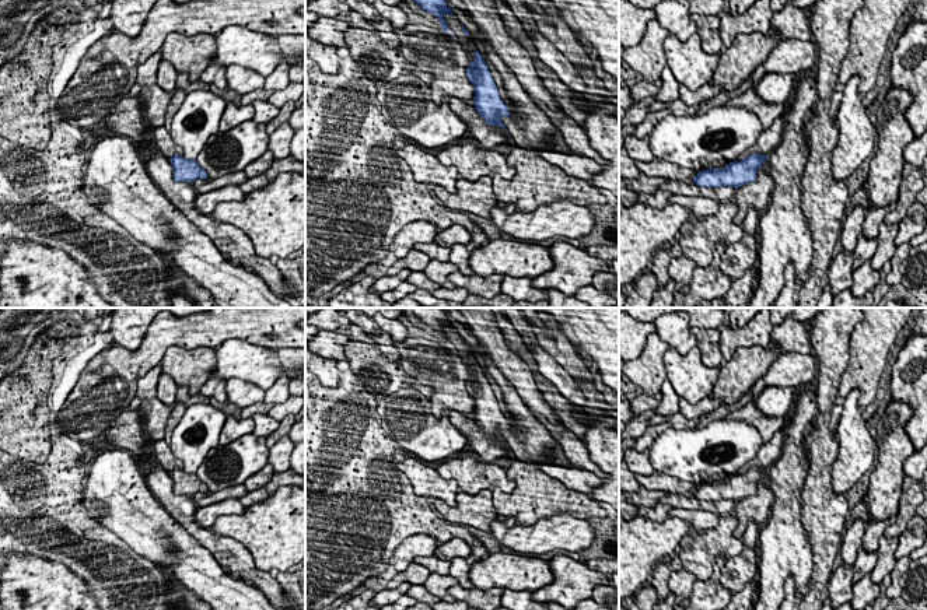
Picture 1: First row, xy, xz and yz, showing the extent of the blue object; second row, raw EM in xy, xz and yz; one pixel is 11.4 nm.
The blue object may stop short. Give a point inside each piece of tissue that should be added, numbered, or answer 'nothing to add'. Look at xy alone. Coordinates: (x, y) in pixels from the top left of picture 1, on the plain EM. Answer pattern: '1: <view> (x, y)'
nothing to add

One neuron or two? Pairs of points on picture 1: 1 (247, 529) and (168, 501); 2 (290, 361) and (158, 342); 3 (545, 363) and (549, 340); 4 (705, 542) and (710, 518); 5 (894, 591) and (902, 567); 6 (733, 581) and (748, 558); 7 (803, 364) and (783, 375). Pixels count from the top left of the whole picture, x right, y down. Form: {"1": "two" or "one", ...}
{"1": "two", "2": "two", "3": "two", "4": "two", "5": "one", "6": "one", "7": "one"}

